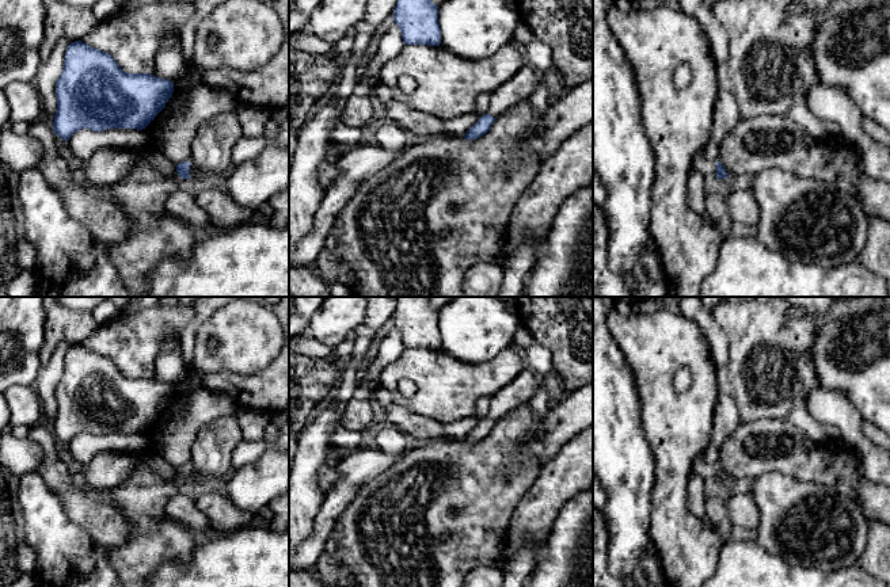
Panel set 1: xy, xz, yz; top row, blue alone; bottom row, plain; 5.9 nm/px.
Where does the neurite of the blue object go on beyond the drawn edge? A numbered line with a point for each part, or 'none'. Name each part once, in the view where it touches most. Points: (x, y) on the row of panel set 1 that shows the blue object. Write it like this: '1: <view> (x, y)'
1: yz (700, 163)

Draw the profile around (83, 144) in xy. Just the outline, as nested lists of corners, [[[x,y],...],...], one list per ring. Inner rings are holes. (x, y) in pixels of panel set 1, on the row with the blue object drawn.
[[[111,127],[103,131],[90,129],[77,130],[66,142],[72,156],[77,157],[84,164],[100,148],[111,145],[141,148],[149,144],[149,141],[151,134],[148,131]]]

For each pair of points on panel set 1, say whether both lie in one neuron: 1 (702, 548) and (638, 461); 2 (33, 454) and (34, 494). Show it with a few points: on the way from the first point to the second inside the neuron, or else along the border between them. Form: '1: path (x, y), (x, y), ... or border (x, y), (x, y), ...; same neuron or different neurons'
1: border (650, 452), (654, 460), (651, 514); different neurons
2: border (37, 469), (21, 477); different neurons

